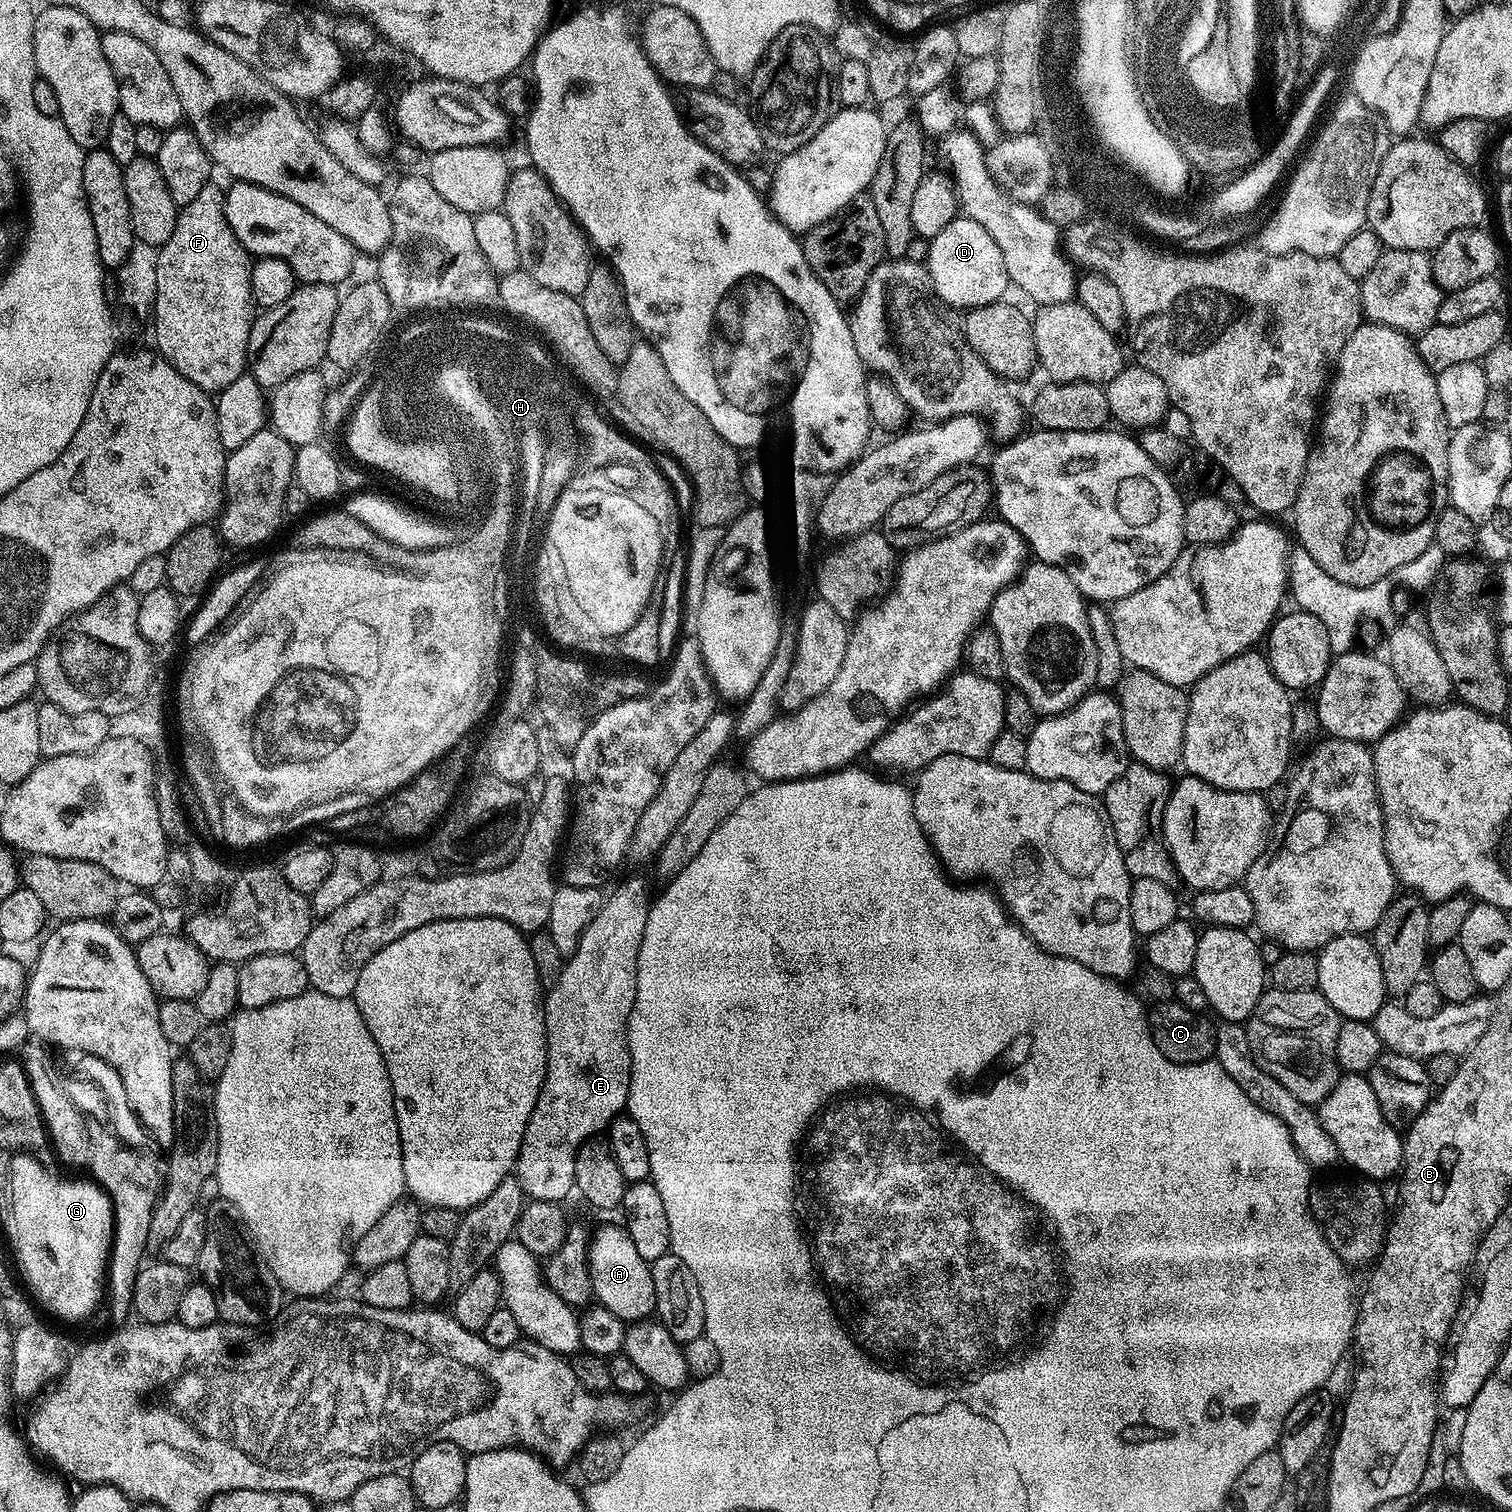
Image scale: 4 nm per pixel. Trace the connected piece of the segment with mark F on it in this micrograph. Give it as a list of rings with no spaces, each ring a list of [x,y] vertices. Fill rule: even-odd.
[[[216,182],[202,186],[194,202],[183,205],[176,213],[174,234],[160,247],[157,258],[157,296],[154,309],[156,322],[155,351],[167,358],[194,386],[203,392],[218,394],[234,378],[245,375],[248,366],[248,335],[254,319],[254,301],[250,274],[250,253],[241,246],[224,214],[225,189]]]

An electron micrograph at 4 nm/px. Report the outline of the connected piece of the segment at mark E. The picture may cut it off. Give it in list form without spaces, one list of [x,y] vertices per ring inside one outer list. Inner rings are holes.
[[[632,876],[629,880],[624,880],[611,893],[607,893],[602,910],[598,910],[598,918],[586,926],[582,938],[578,942],[578,950],[573,956],[567,957],[564,969],[558,984],[546,992],[548,1001],[543,1001],[542,1011],[544,1014],[544,1039],[546,1041],[546,1078],[542,1082],[542,1090],[538,1094],[538,1102],[530,1114],[530,1122],[526,1126],[526,1134],[522,1138],[520,1153],[516,1159],[514,1175],[520,1181],[522,1190],[528,1200],[555,1200],[564,1202],[568,1195],[573,1195],[576,1187],[574,1178],[574,1162],[576,1152],[587,1140],[593,1139],[597,1134],[603,1133],[611,1124],[615,1116],[621,1115],[628,1106],[628,1091],[630,1090],[630,1078],[632,1077],[632,1059],[628,1049],[628,1019],[630,1010],[634,1006],[634,994],[636,993],[636,983],[638,982],[638,958],[642,955],[642,949],[646,944],[648,934],[648,912],[652,908],[653,893],[648,893],[648,884],[640,876]]]

